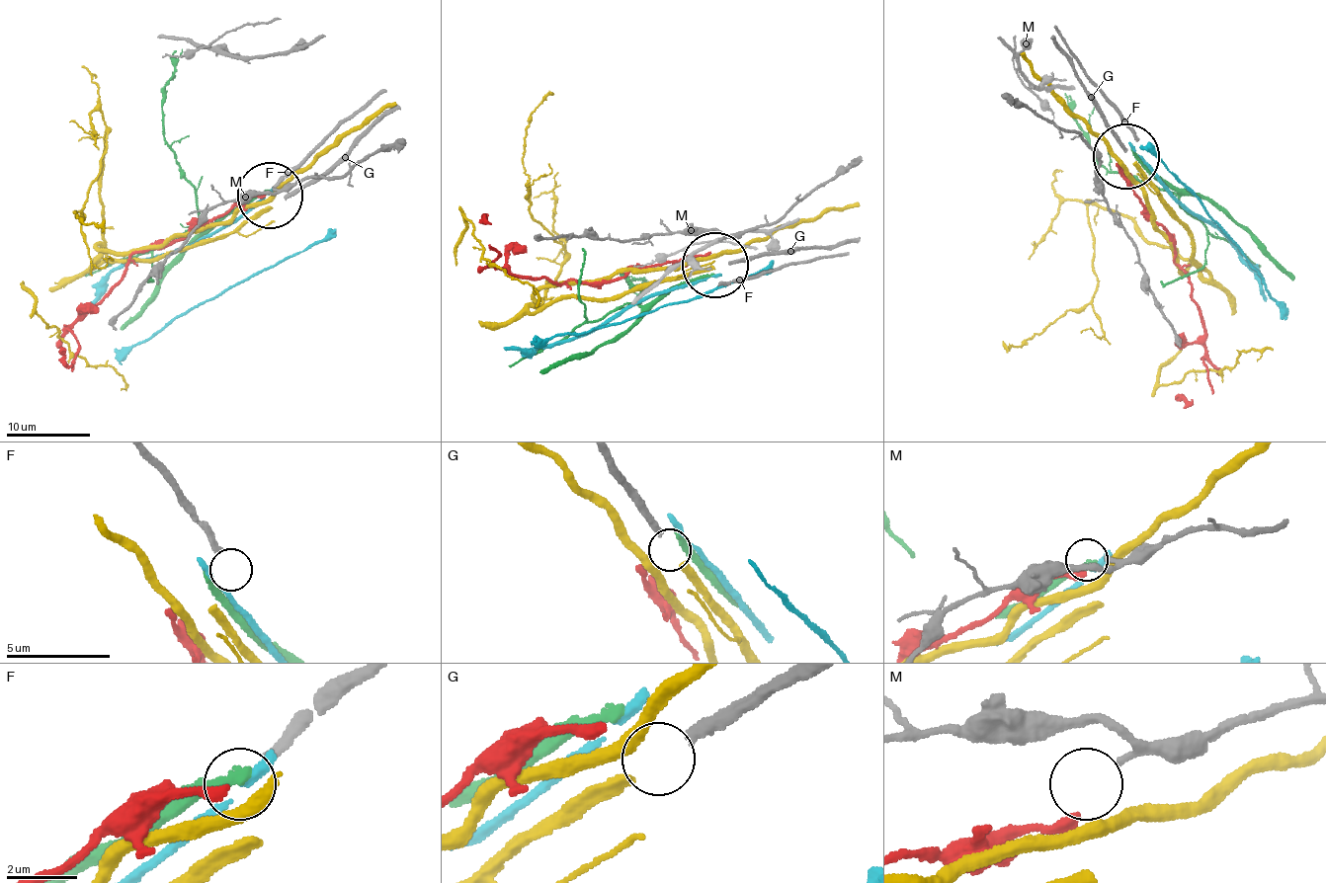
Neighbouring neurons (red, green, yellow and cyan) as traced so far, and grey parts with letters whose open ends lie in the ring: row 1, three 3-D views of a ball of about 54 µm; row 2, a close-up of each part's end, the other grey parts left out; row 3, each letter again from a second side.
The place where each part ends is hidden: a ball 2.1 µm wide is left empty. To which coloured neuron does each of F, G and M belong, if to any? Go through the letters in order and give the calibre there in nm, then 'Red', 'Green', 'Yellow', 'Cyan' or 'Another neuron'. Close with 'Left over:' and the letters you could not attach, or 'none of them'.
F: Thickness 280 nm. Another neuron
G: Thickness 340 nm. Yellow
M: Thickness 140 nm. Another neuron
Left over: F, M

